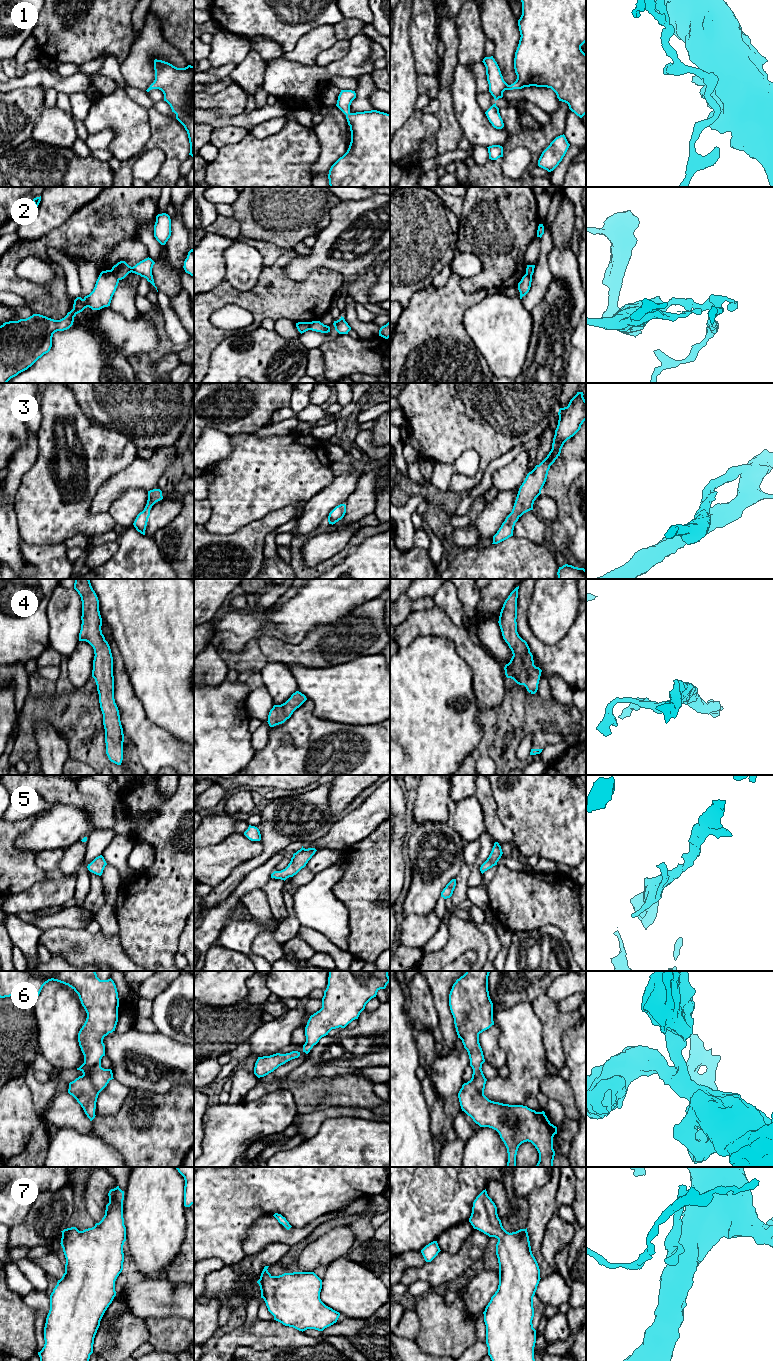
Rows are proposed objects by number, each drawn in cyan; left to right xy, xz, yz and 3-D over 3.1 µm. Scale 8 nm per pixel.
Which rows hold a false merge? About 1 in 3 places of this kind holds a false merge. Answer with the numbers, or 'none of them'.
2

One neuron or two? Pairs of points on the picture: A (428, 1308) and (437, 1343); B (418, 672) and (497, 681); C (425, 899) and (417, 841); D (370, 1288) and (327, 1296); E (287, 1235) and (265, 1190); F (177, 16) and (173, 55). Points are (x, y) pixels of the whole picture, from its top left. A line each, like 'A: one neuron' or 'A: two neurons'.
A: one neuron
B: two neurons
C: one neuron
D: one neuron
E: two neurons
F: two neurons

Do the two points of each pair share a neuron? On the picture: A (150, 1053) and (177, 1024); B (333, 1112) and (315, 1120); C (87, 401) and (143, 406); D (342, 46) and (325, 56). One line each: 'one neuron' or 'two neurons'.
A: two neurons
B: one neuron
C: one neuron
D: one neuron

